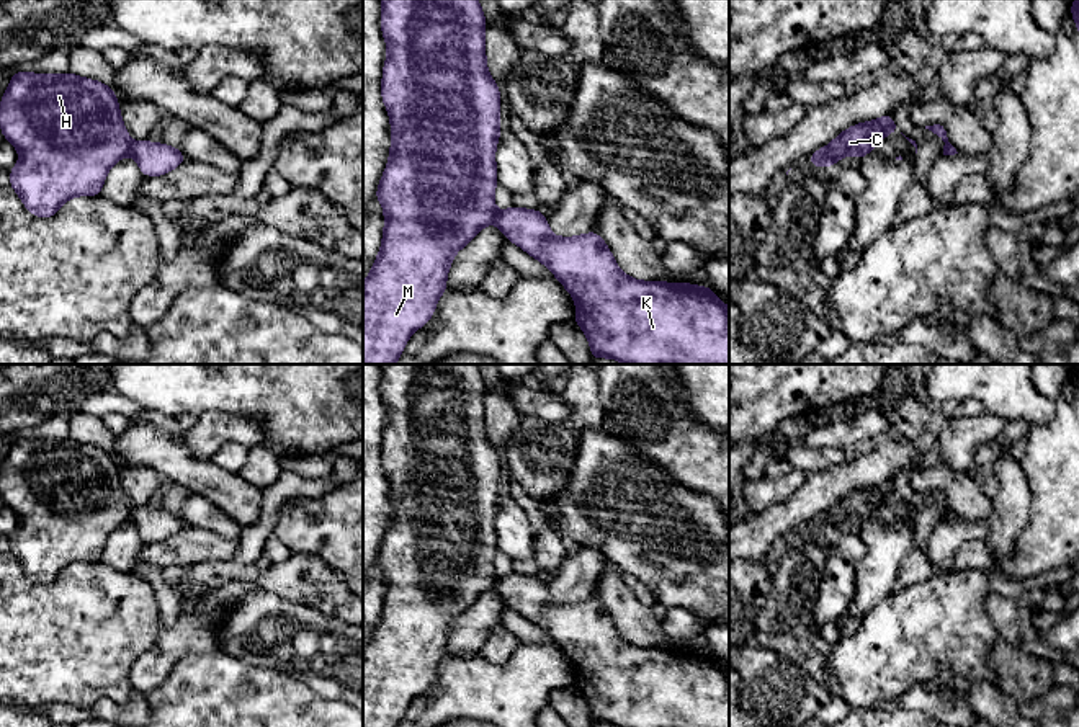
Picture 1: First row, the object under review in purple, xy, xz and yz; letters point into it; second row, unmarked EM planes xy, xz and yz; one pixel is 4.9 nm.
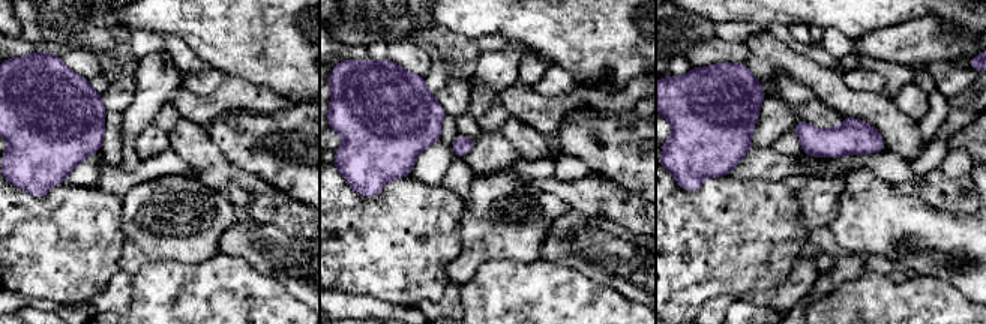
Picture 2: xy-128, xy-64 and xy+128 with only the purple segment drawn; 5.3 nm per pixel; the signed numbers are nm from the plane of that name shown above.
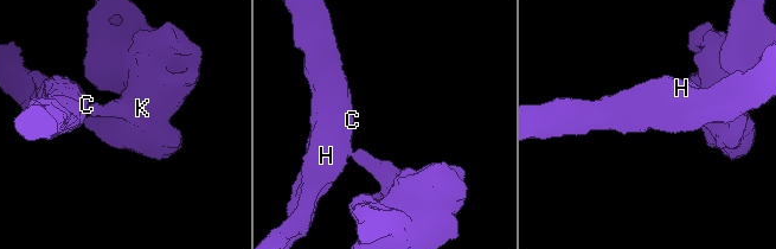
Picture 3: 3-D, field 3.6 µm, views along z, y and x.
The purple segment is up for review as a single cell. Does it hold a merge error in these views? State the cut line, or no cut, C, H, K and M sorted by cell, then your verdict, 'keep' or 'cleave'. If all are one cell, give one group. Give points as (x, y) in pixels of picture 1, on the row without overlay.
cut in xy along (133, 508), (128, 518); C H M / K; cleave

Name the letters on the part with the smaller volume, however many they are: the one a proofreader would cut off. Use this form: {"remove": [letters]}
{"remove": ["K"]}

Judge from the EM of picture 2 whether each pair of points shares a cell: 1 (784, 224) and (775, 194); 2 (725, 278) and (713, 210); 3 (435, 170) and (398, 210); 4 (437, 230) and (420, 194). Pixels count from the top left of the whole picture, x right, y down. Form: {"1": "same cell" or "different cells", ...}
{"1": "same cell", "2": "same cell", "3": "different cells", "4": "same cell"}

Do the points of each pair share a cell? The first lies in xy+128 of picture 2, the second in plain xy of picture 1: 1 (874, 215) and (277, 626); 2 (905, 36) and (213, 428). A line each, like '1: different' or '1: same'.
1: same
2: same

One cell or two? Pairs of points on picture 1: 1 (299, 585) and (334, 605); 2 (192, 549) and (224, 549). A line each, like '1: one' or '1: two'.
1: one
2: one

